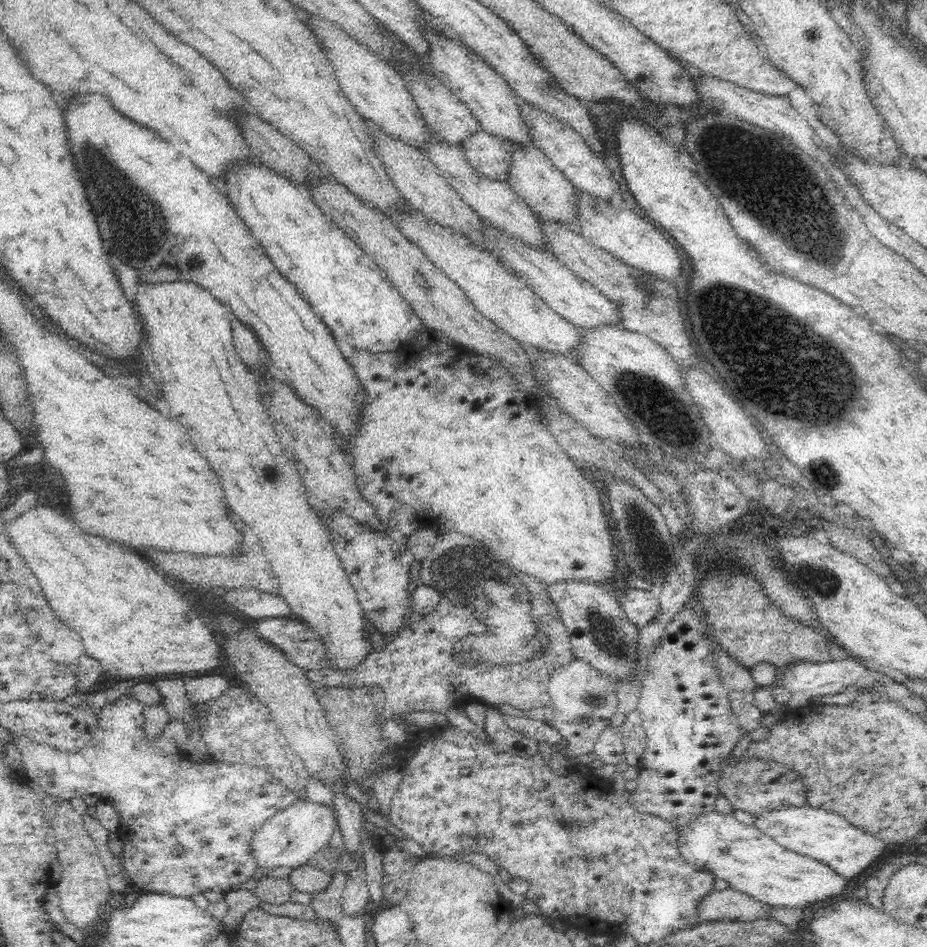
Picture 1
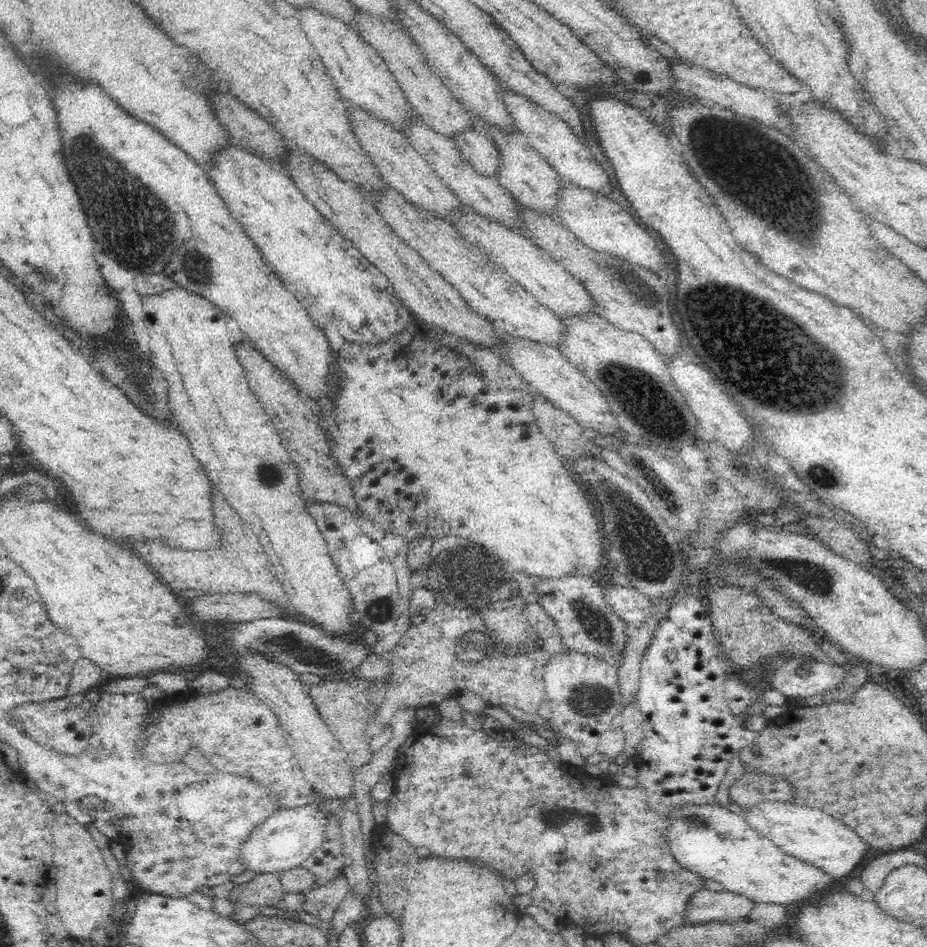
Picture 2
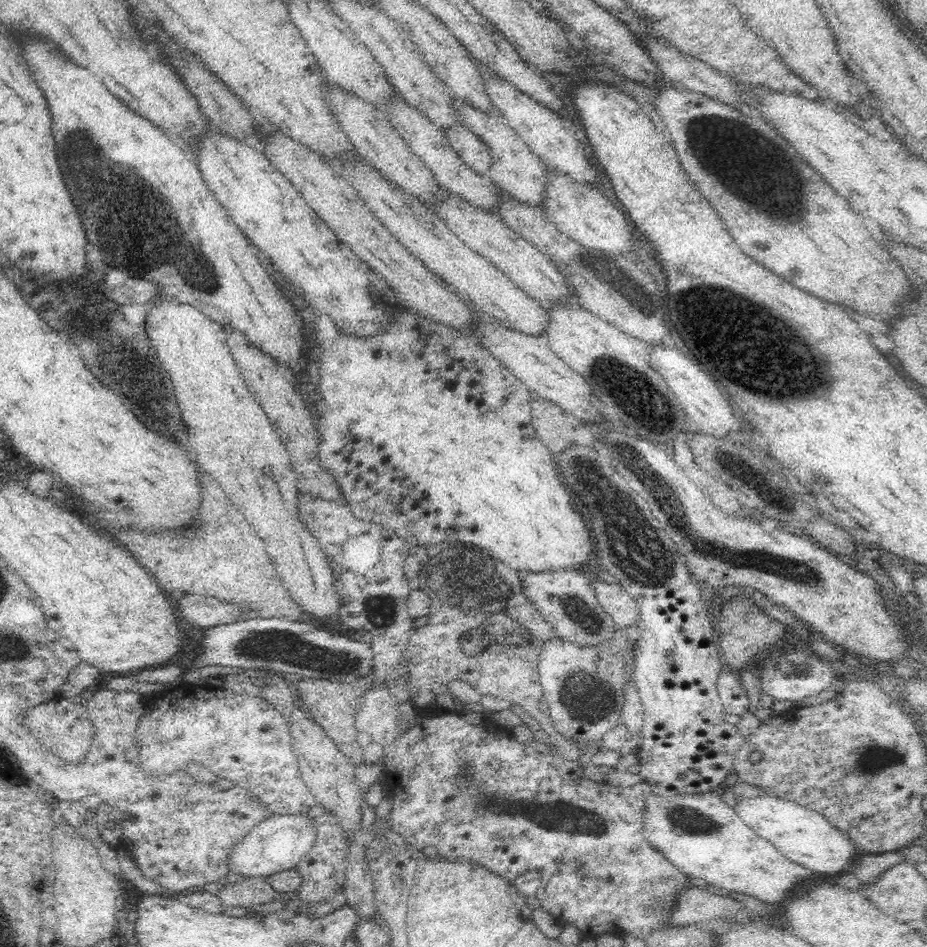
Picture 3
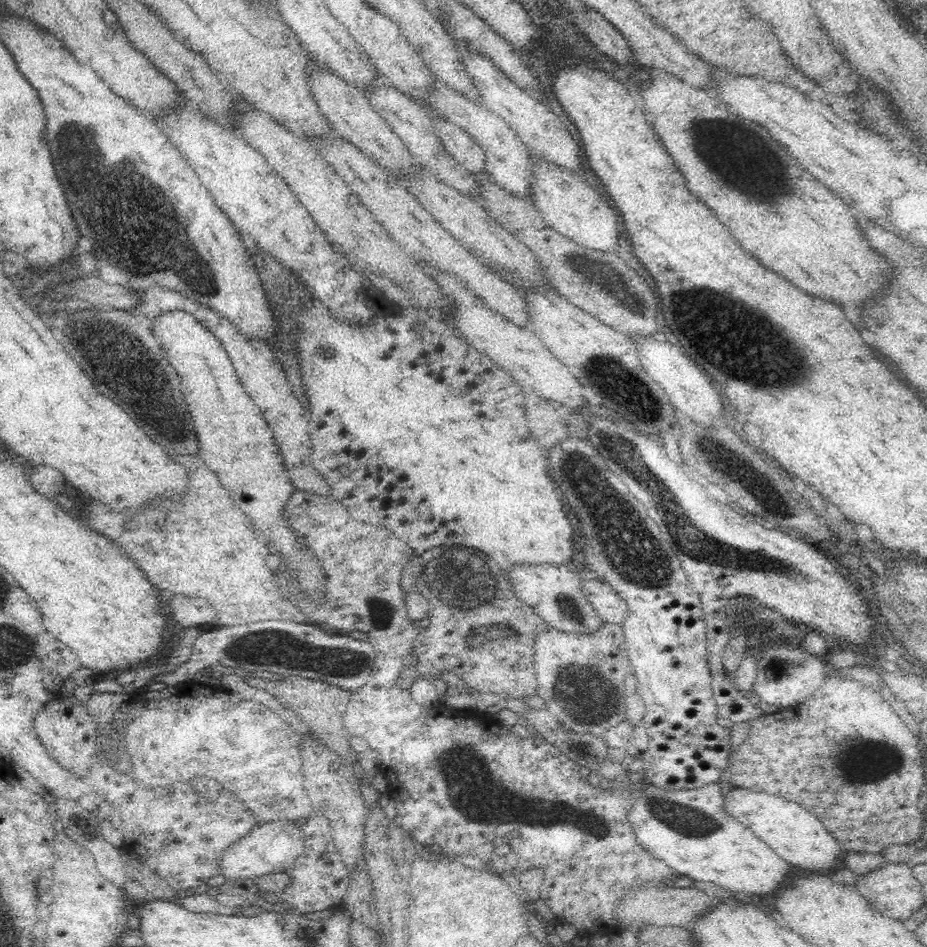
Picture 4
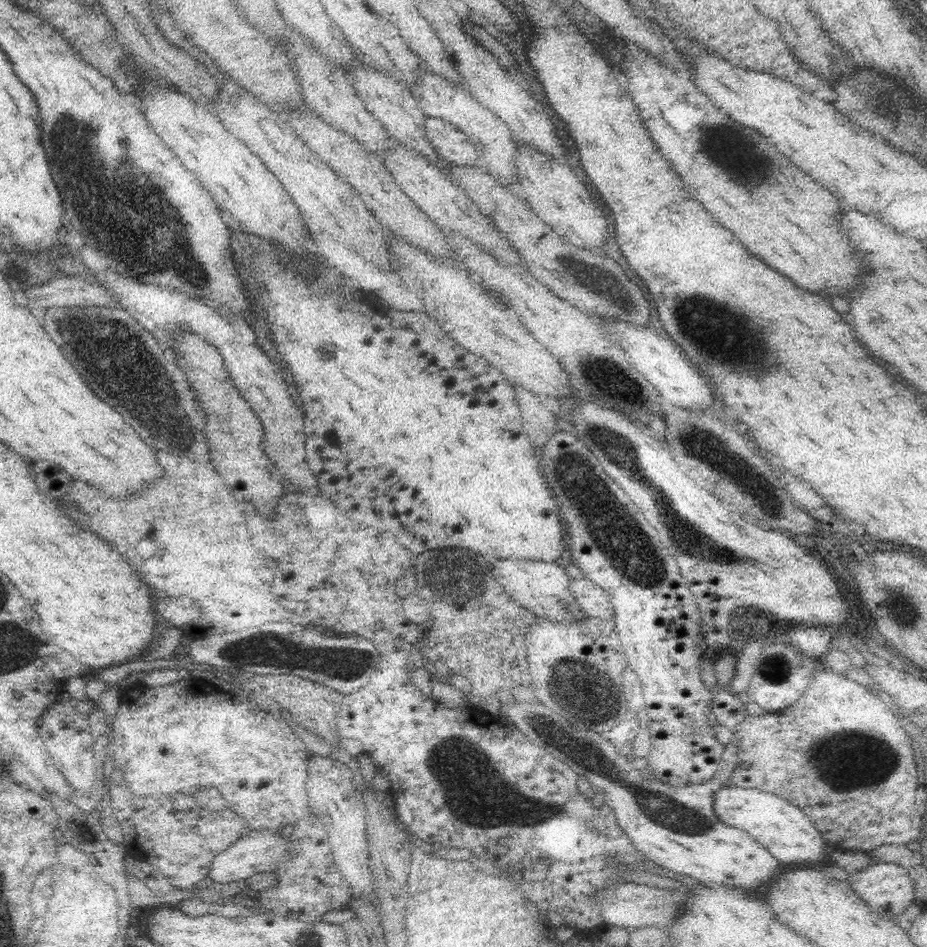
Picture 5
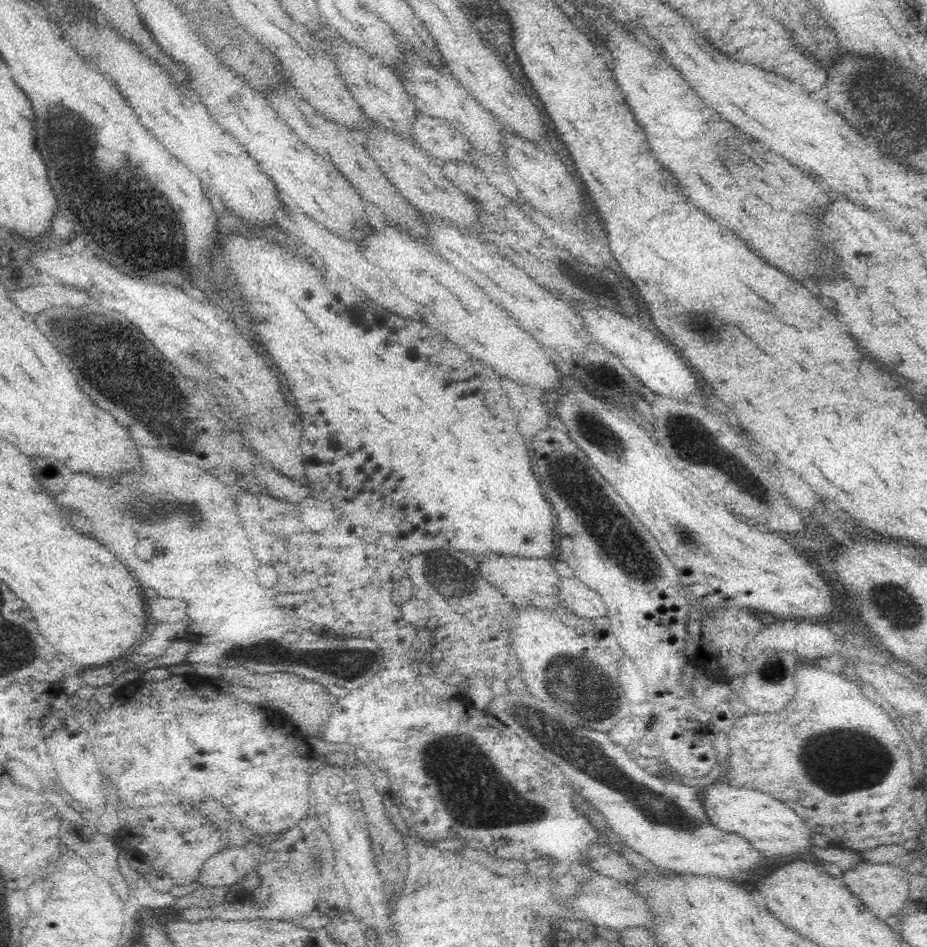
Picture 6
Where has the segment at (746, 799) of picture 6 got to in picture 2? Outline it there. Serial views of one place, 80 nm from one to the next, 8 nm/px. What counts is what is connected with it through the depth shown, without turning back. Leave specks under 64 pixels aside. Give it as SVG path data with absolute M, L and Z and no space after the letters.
M760 801L754 807L743 810L743 817L748 821L749 827L782 848L784 854L814 864L816 868L838 880L856 870L856 866L860 866L870 852L871 846L856 832L839 820L834 820L832 815L816 808L790 802Z

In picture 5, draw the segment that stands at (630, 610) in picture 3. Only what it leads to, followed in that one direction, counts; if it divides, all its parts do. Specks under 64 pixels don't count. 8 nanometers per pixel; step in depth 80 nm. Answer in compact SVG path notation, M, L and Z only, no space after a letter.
M575 575L569 584L569 590L573 592L575 601L581 606L581 610L586 613L587 617L596 620L614 616L610 594L598 586L592 578L580 579Z

